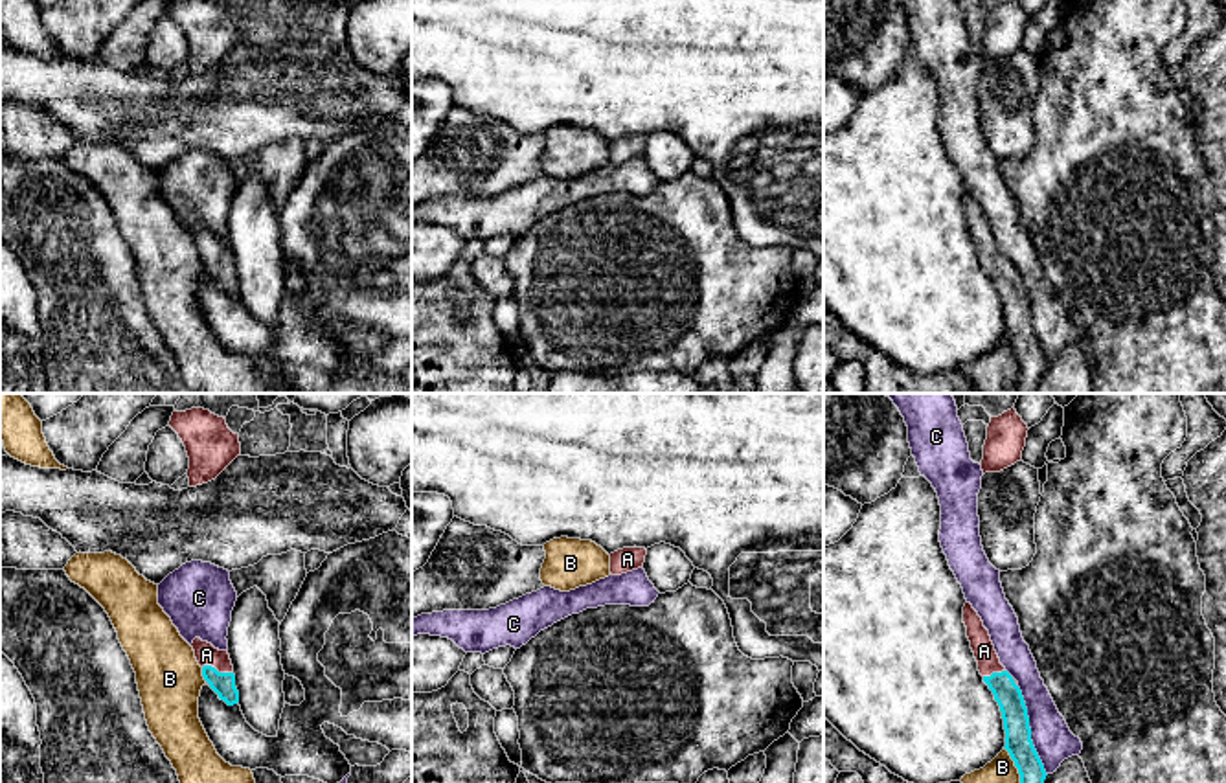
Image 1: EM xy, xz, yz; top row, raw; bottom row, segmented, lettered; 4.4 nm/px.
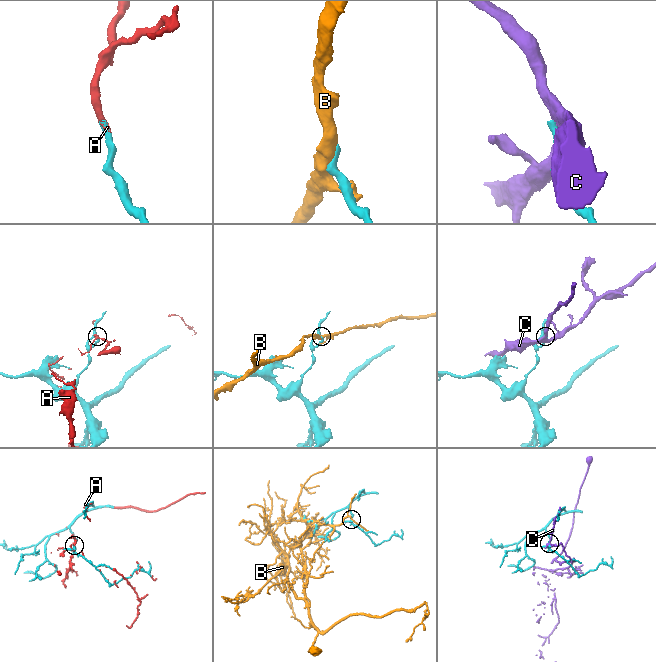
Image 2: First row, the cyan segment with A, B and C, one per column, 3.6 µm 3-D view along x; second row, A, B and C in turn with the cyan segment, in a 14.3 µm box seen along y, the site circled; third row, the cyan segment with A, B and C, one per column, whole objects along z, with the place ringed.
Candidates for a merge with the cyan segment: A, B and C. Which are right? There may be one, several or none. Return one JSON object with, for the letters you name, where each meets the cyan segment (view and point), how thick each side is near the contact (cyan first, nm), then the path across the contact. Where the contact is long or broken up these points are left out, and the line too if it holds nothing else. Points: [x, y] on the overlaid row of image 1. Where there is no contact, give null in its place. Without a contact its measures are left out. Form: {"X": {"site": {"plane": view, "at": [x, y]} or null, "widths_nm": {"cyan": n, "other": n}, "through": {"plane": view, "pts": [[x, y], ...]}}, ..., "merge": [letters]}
{"A": {"site": {"plane": "xy", "at": [215, 669]}, "widths_nm": {"cyan": 100, "other": 100}}, "merge": ["A"]}

